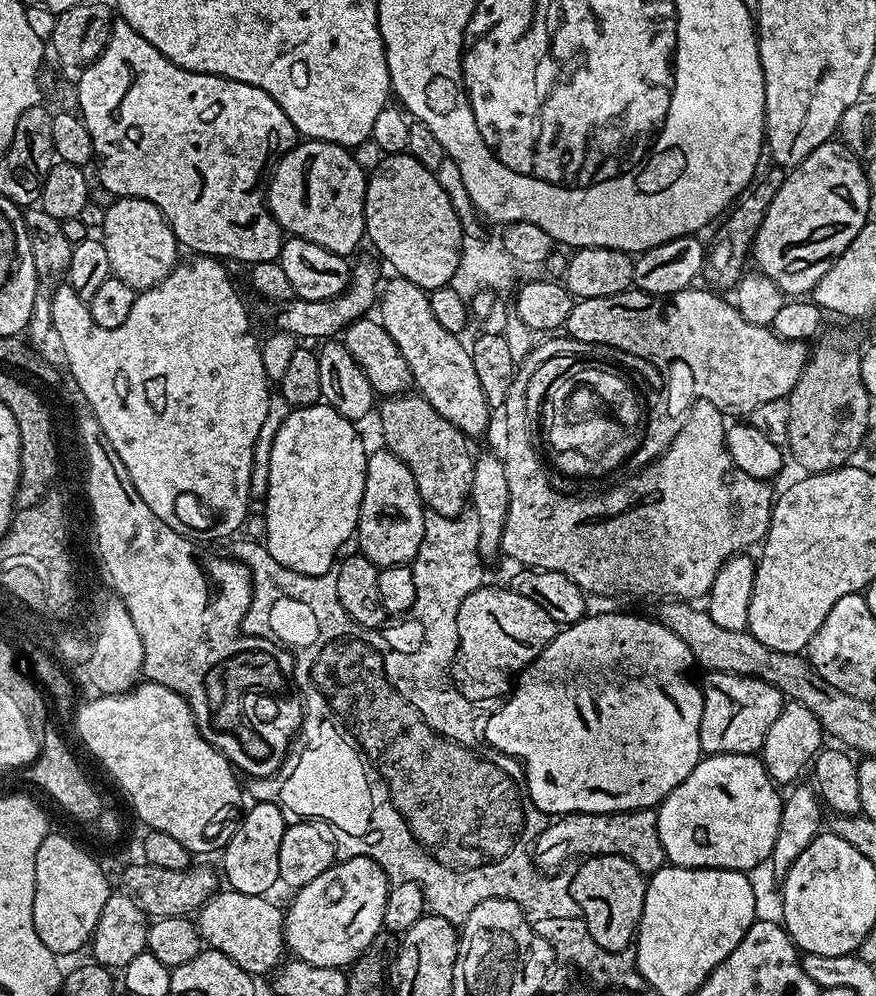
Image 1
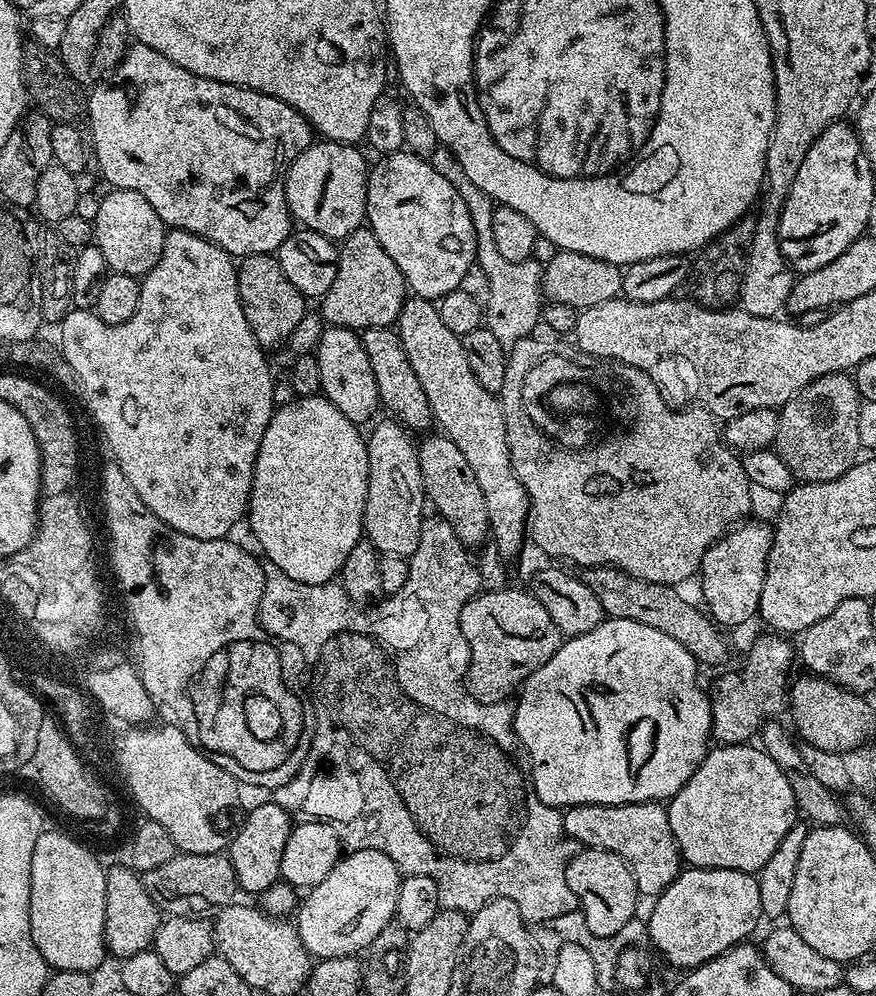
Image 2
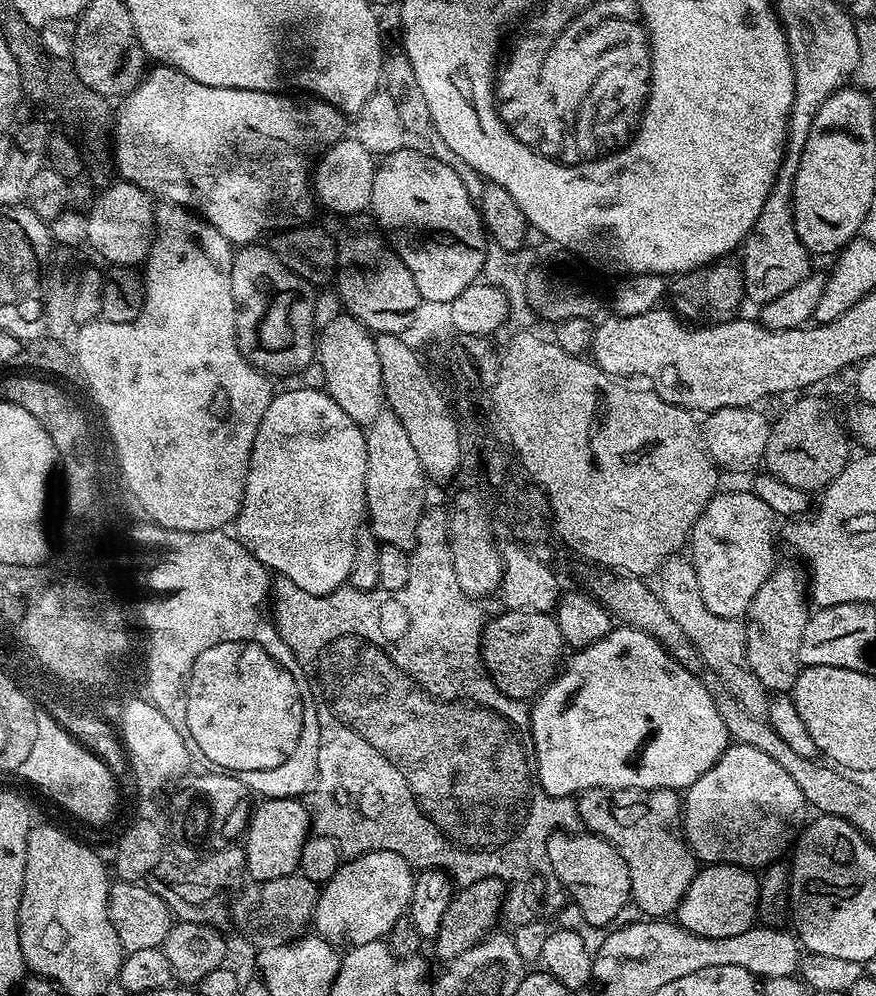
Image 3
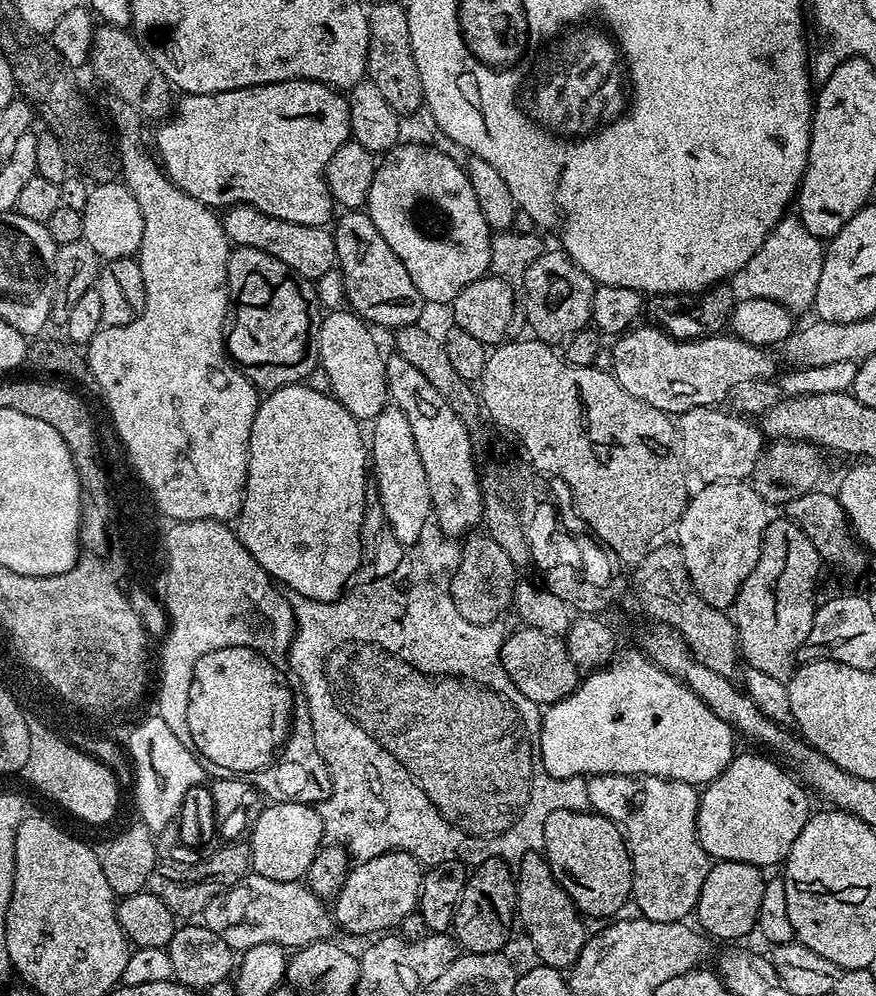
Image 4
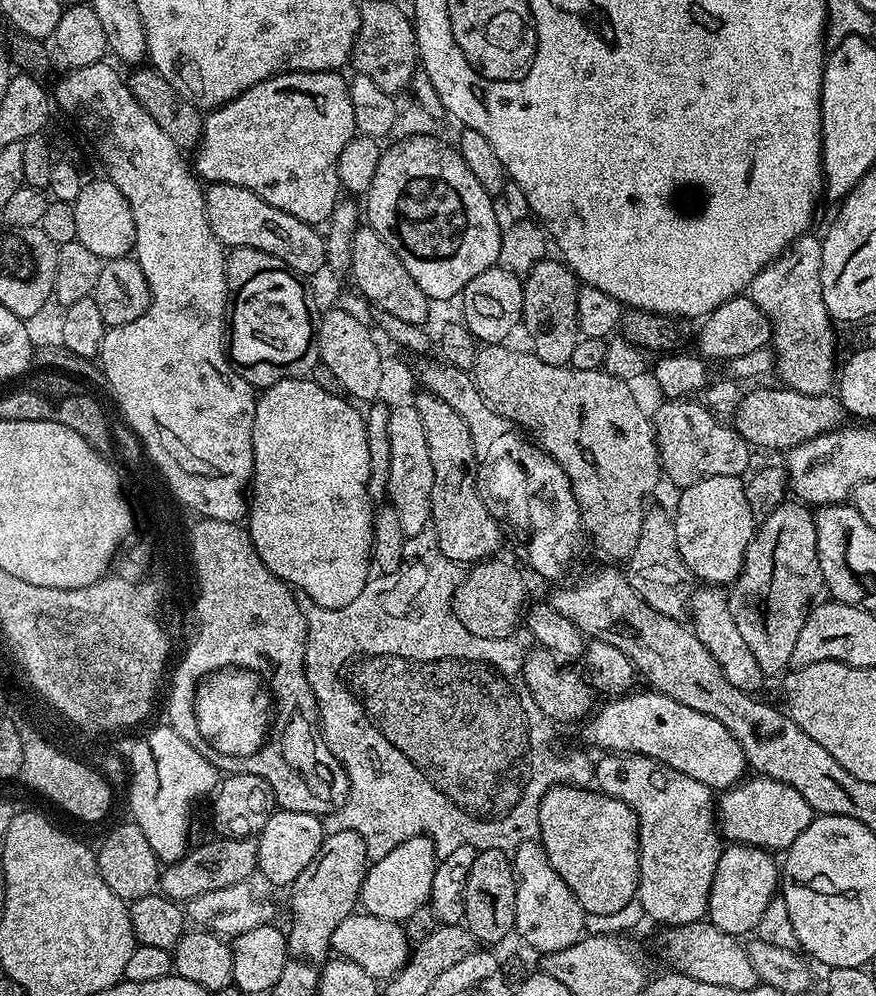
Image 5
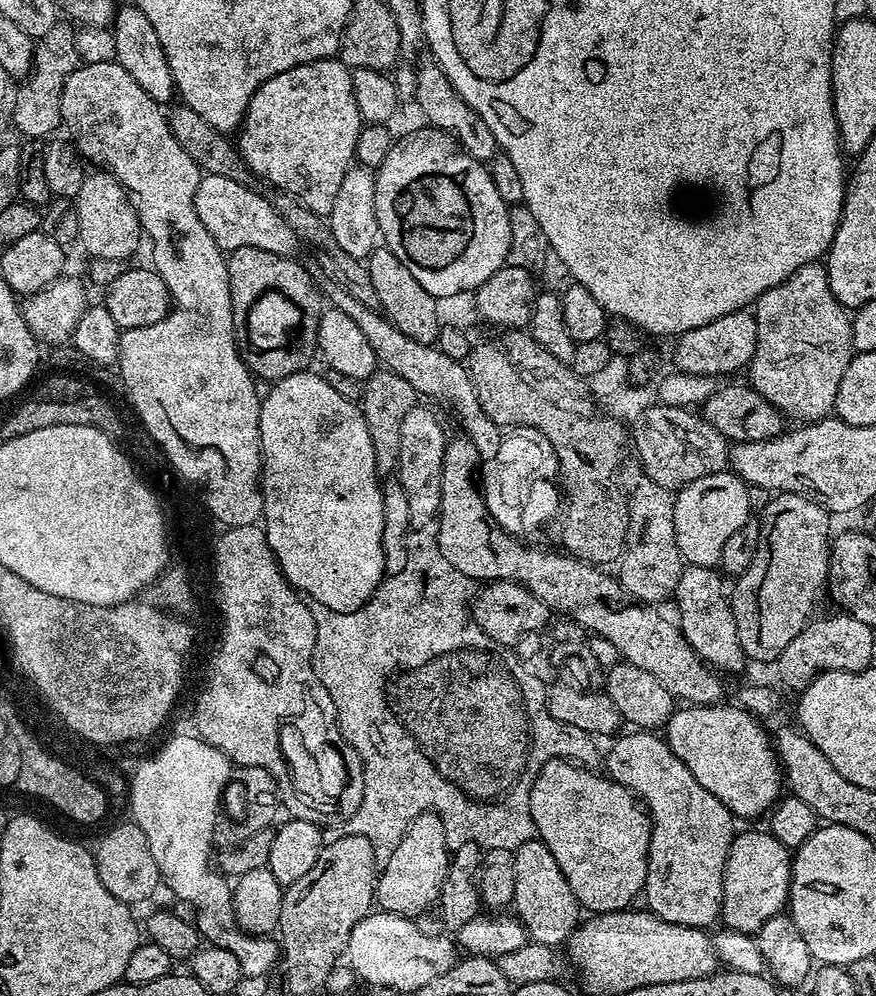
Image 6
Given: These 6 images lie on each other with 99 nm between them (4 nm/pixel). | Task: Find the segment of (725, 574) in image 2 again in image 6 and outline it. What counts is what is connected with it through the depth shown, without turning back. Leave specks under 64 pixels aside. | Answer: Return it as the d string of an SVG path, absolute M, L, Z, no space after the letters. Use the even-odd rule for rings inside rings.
M725 470L706 474L675 493L674 534L681 556L689 564L716 568L723 558L723 547L733 533L737 533L748 522L749 485L735 472Z

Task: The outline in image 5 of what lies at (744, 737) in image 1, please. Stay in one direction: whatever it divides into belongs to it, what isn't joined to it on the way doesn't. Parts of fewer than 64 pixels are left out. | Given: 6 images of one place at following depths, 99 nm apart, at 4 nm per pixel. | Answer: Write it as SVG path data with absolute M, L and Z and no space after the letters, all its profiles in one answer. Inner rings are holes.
M803 502L782 503L757 527L748 543L744 569L740 572L740 579L735 581L735 588L736 593L733 591L728 601L730 614L734 614L734 623L738 625L738 634L742 634L746 646L750 646L750 654L754 654L754 662L758 662L765 677L779 677L791 665L798 634L802 634L802 626L817 599L816 591L822 588L816 518L809 505Z

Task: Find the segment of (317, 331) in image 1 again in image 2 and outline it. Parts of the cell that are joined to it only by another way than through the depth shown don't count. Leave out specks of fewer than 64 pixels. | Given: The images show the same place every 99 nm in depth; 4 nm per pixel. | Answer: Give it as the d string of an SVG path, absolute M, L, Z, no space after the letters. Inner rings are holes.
M367 226L354 229L339 245L339 250L334 286L330 286L319 301L318 312L325 325L353 330L393 327L410 292L394 258L382 250L382 242L378 242L372 229Z

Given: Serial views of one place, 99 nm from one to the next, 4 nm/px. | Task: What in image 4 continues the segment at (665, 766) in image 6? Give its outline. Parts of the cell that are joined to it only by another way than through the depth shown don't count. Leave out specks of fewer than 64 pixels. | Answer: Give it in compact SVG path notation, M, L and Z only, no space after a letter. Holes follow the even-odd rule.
M607 772L601 776L589 776L588 806L591 811L614 821L628 843L632 855L632 895L641 917L654 922L684 922L696 911L698 894L702 894L702 882L713 866L713 861L698 842L696 819L700 805L697 785L681 780L663 780L661 776L623 776Z

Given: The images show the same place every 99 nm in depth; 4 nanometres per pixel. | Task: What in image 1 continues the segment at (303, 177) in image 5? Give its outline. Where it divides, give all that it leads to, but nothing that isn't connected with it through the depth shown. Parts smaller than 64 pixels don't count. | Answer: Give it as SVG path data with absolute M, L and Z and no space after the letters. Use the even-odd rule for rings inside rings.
M117 19L113 23L112 33L106 42L103 54L83 69L79 76L80 80L75 81L78 112L86 130L90 130L90 138L94 142L94 164L95 167L100 167L100 184L106 191L113 192L111 195L116 198L133 196L158 206L158 210L166 218L166 222L172 228L172 233L176 236L177 245L181 249L189 248L189 253L198 256L214 256L224 262L237 260L238 263L245 264L245 266L271 260L279 261L280 247L284 245L286 236L268 208L262 181L273 161L283 156L285 152L289 152L291 148L296 147L298 133L290 122L290 118L286 118L286 114L282 114L282 106L278 106L278 102L274 102L274 98L270 98L270 94L266 94L262 90L258 90L258 86L250 86L246 82L234 82L230 78L222 78L205 72L191 72L170 62L170 58L166 58L158 50L154 50L154 46L150 46L150 42L146 42L146 38L142 38L142 34L138 34L122 19Z

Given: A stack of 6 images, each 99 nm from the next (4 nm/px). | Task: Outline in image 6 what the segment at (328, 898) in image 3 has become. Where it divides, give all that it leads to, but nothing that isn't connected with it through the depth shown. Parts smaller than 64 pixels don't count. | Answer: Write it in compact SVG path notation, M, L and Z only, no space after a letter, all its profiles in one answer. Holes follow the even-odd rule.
M426 811L418 814L408 824L408 829L404 831L402 842L394 854L379 869L376 878L376 899L381 912L396 912L399 916L415 917L419 912L427 912L440 899L440 892L446 882L448 873L448 862L450 859L450 849L446 842L446 830L442 826L442 818L434 811Z

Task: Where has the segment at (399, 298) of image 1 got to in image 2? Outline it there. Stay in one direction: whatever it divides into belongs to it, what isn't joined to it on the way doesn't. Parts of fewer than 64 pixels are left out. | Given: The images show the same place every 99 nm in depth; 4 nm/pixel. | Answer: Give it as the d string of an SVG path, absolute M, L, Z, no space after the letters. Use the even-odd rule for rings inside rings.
M419 298L405 299L400 316L396 319L395 329L400 333L400 341L406 350L406 358L410 358L410 366L414 374L418 374L418 382L422 382L422 390L426 390L426 398L430 402L432 419L441 424L443 435L452 439L454 446L466 454L466 462L470 462L470 470L474 470L474 478L478 486L482 486L482 498L486 498L486 514L488 527L494 545L504 558L516 556L520 547L526 544L528 531L528 495L518 482L518 474L514 474L514 466L510 458L510 446L506 438L506 422L504 408L497 393L487 392L474 378L474 370L470 370L470 362L466 362L466 354L462 350L460 337L443 324L439 307L431 300Z

